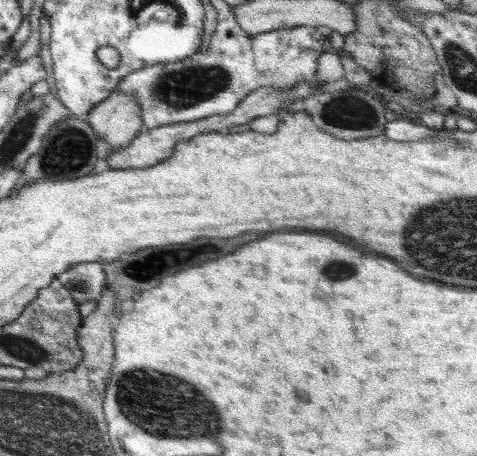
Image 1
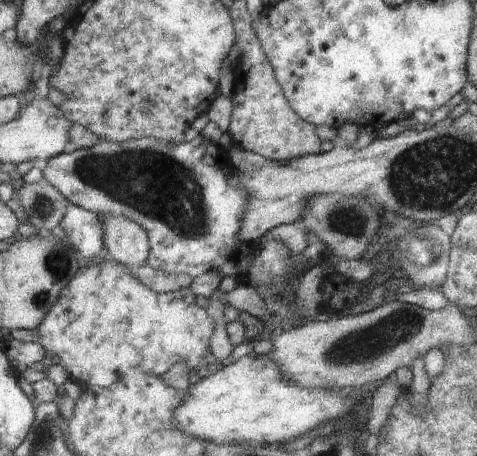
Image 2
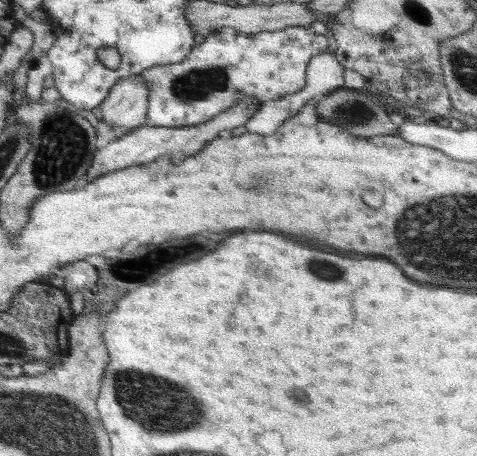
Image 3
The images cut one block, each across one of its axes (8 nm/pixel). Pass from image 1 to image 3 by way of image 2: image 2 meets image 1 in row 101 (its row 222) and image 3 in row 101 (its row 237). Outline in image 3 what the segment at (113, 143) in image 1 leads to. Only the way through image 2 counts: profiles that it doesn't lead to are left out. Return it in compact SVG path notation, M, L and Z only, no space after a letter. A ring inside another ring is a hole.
M140 73L120 79L110 89L106 100L97 106L98 110L100 110L99 120L106 122L108 126L114 129L125 128L128 133L133 128L142 127L147 119L148 97L148 88L146 88L146 84L144 84Z

